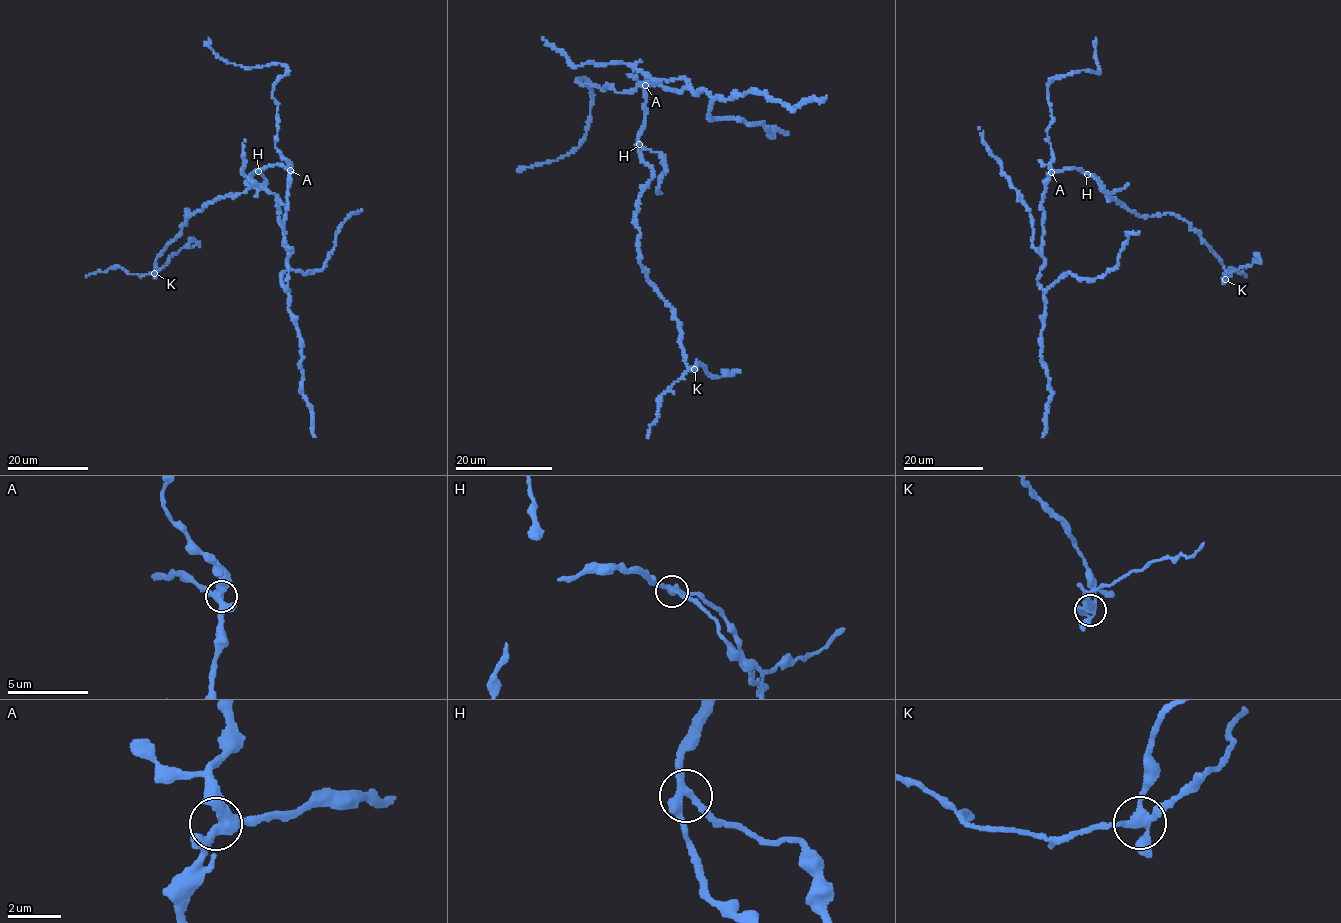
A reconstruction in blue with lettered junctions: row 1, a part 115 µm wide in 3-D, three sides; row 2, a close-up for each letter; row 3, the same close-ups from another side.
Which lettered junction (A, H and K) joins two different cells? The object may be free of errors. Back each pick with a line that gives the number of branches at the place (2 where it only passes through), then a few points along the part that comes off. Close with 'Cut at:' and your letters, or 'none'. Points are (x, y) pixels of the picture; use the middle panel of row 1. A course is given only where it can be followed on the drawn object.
K: 4 branches meet; foreign part runs (694, 370), (688, 369), (661, 394), (657, 417), (649, 425), (647, 437)
Cut at: K

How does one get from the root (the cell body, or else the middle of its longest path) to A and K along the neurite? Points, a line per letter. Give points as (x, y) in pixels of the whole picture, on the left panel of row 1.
A: (261, 169), (276, 164), (290, 170)
K: (261, 169), (243, 192), (190, 216), (185, 210), (185, 224), (158, 257), (154, 273)

